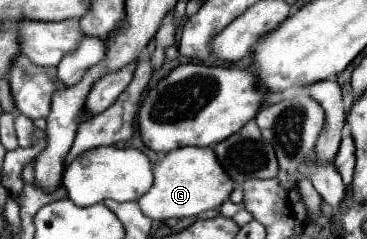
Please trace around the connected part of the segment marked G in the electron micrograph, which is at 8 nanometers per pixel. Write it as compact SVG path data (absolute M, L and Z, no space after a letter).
M183 146L171 150L153 162L153 176L153 186L137 202L145 216L159 222L169 218L195 218L205 210L221 206L233 190L233 180L229 180L221 164L217 164L213 148Z

